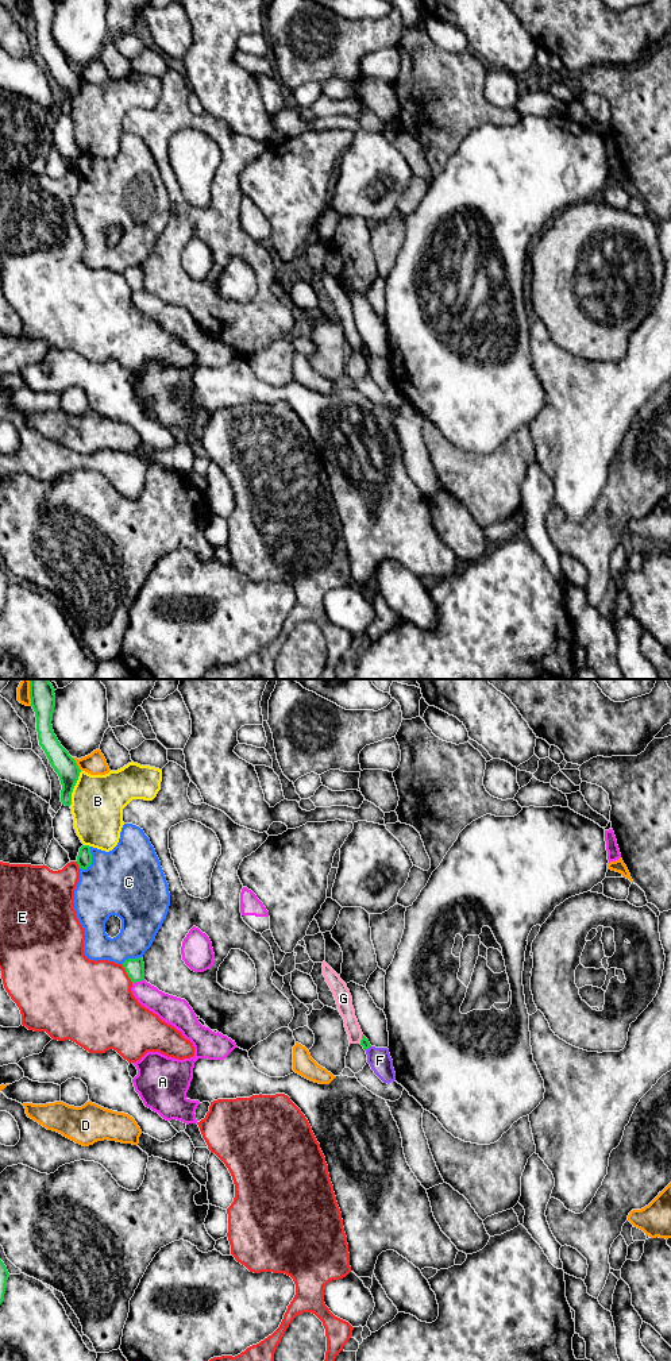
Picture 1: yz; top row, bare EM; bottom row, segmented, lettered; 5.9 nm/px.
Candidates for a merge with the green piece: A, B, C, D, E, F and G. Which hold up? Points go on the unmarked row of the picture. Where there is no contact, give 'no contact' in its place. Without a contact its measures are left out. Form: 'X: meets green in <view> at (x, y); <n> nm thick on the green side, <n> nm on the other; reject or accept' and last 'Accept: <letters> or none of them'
A: meets green in yz at (138, 289); 110 nm thick on the green side, 160 nm on the other; reject
B: meets green in yz at (73, 96); 140 nm thick on the green side, 320 nm on the other; reject
C: meets green in yz at (91, 168); 90 nm thick on the green side, 420 nm on the other; reject
D: meets green in yz at (76, 73); 140 nm thick on the green side, 130 nm on the other; reject
E: meets green in yz at (127, 282); 110 nm thick on the green side, 460 nm on the other; reject
F: meets green in yz at (367, 357); 50 nm thick on the green side, 140 nm on the other; reject
G: meets green in yz at (362, 347); 50 nm thick on the green side, 100 nm on the other; reject
Accept: none of them

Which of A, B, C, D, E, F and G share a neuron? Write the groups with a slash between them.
A / B / C / D / E / F / G

